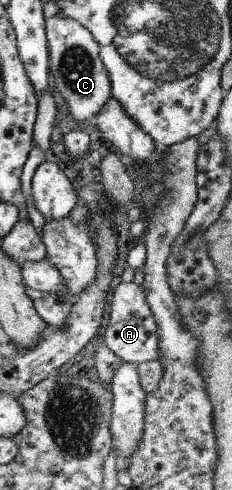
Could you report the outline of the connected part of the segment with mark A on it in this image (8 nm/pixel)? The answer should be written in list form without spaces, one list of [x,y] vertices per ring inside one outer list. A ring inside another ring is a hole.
[[[120,281],[111,293],[113,294],[111,296],[111,312],[107,316],[109,326],[106,326],[107,330],[104,335],[109,350],[112,350],[113,354],[121,357],[125,362],[131,362],[137,366],[143,362],[149,362],[149,360],[159,361],[161,352],[159,352],[157,324],[147,300],[145,300],[145,290],[135,282],[126,284]]]

